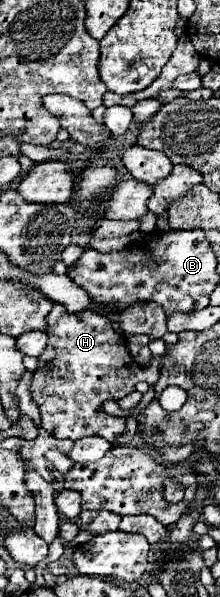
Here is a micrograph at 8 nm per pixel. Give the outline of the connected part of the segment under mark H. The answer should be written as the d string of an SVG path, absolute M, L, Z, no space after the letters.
M54 305L48 315L48 347L38 359L38 369L32 379L32 395L40 407L42 427L56 439L78 441L88 435L100 435L110 445L126 431L126 419L104 413L102 403L108 399L122 399L134 391L138 381L148 379L150 367L140 367L128 351L122 333L112 329L106 315L84 311L78 315L66 313L64 307Z

